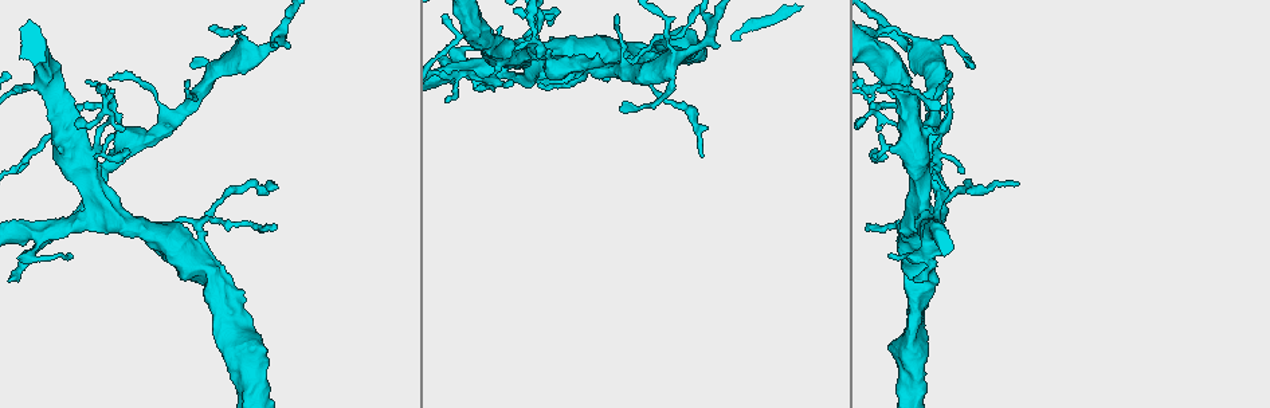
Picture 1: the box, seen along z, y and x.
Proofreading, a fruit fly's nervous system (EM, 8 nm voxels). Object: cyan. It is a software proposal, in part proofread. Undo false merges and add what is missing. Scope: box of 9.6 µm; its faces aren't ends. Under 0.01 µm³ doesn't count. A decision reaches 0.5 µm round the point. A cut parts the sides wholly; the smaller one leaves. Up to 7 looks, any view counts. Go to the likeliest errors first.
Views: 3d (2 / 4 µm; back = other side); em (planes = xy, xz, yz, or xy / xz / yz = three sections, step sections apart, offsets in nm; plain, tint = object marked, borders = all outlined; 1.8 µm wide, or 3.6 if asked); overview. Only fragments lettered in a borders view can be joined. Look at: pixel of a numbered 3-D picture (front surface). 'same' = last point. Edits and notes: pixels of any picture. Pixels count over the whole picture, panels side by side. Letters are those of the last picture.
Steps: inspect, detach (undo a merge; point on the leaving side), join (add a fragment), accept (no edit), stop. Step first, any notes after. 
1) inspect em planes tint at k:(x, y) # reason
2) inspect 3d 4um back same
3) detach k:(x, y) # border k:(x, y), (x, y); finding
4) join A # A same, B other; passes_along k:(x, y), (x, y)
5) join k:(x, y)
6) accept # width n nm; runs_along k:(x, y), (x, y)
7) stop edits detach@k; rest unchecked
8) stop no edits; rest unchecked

inspect 3d 2um at 1:(923, 176) # small branch off a trunk

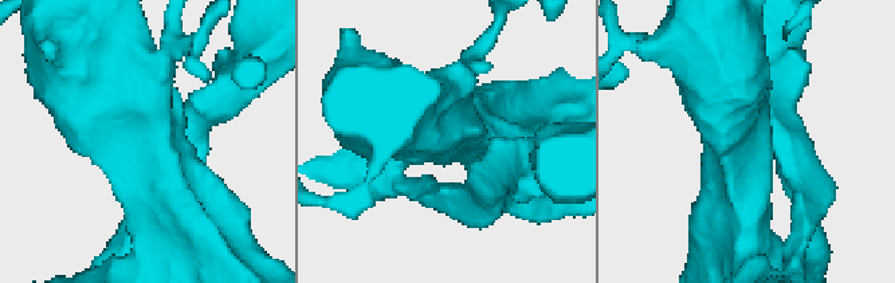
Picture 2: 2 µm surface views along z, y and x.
inspect em planes borders at 2:(464, 137) # shape alone is not enough

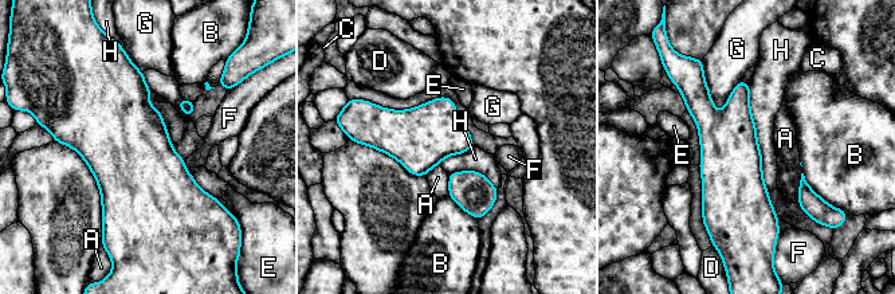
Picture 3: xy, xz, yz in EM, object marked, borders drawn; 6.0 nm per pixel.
accept # width 360 nm; A other, B other, C other, D other, E other, F other, G other, H other; border 3:(749, 85), (762, 180), (778, 219); continuous, no second cell

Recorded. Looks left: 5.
inspect 3d 2um at 1:(103, 106) # thin neck

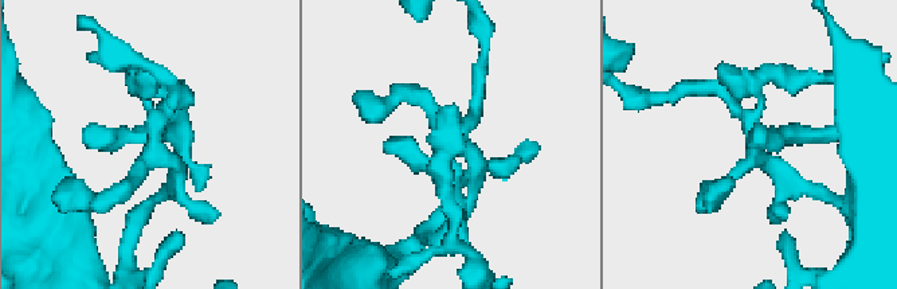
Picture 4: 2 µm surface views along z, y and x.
inspect em yz step 4 borders at 4:(153, 145) # need the tissue

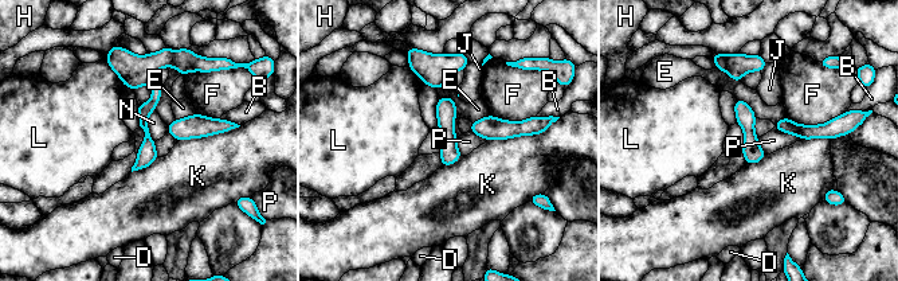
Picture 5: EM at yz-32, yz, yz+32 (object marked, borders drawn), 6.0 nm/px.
accept # longest_contact K 380 nm; B other, D other, E other, F other, H other, J other, K other, L other, N other, P other; border 5:(152, 85), (152, 96), (138, 105); all the same cell

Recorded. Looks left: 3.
inspect 3d 2um at 1:(929, 239)

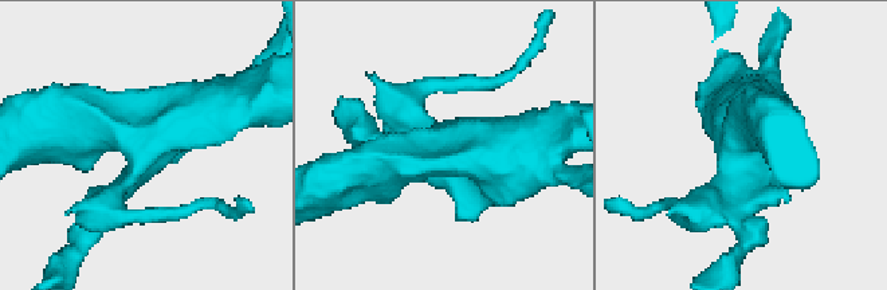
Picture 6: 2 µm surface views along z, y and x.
inspect em xz step 4 tint at 6:(444, 151) # arms 4

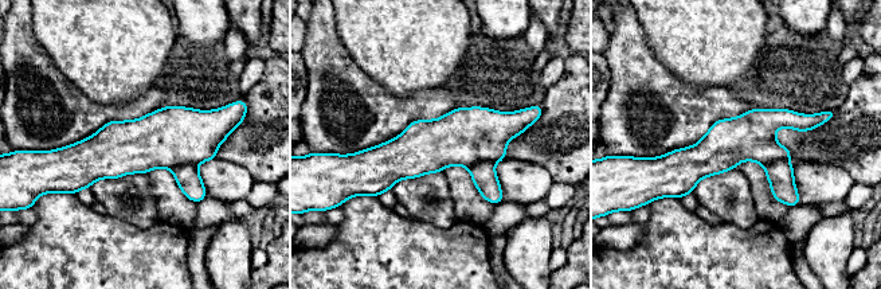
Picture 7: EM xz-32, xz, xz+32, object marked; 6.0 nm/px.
inspect em planes borders same

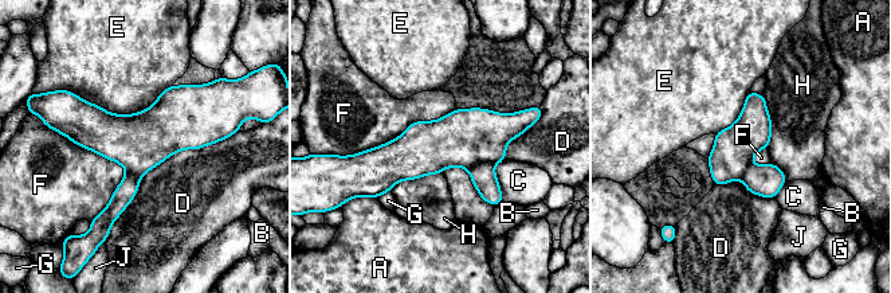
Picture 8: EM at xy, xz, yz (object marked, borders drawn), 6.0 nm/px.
accept # width 260 nm; A other, B other, C other, D other, E other, F other, G other, H other, J other; border 8:(48, 127), (125, 170), (90, 222); all the same cell

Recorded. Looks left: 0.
stop no edits; rest unchecked

